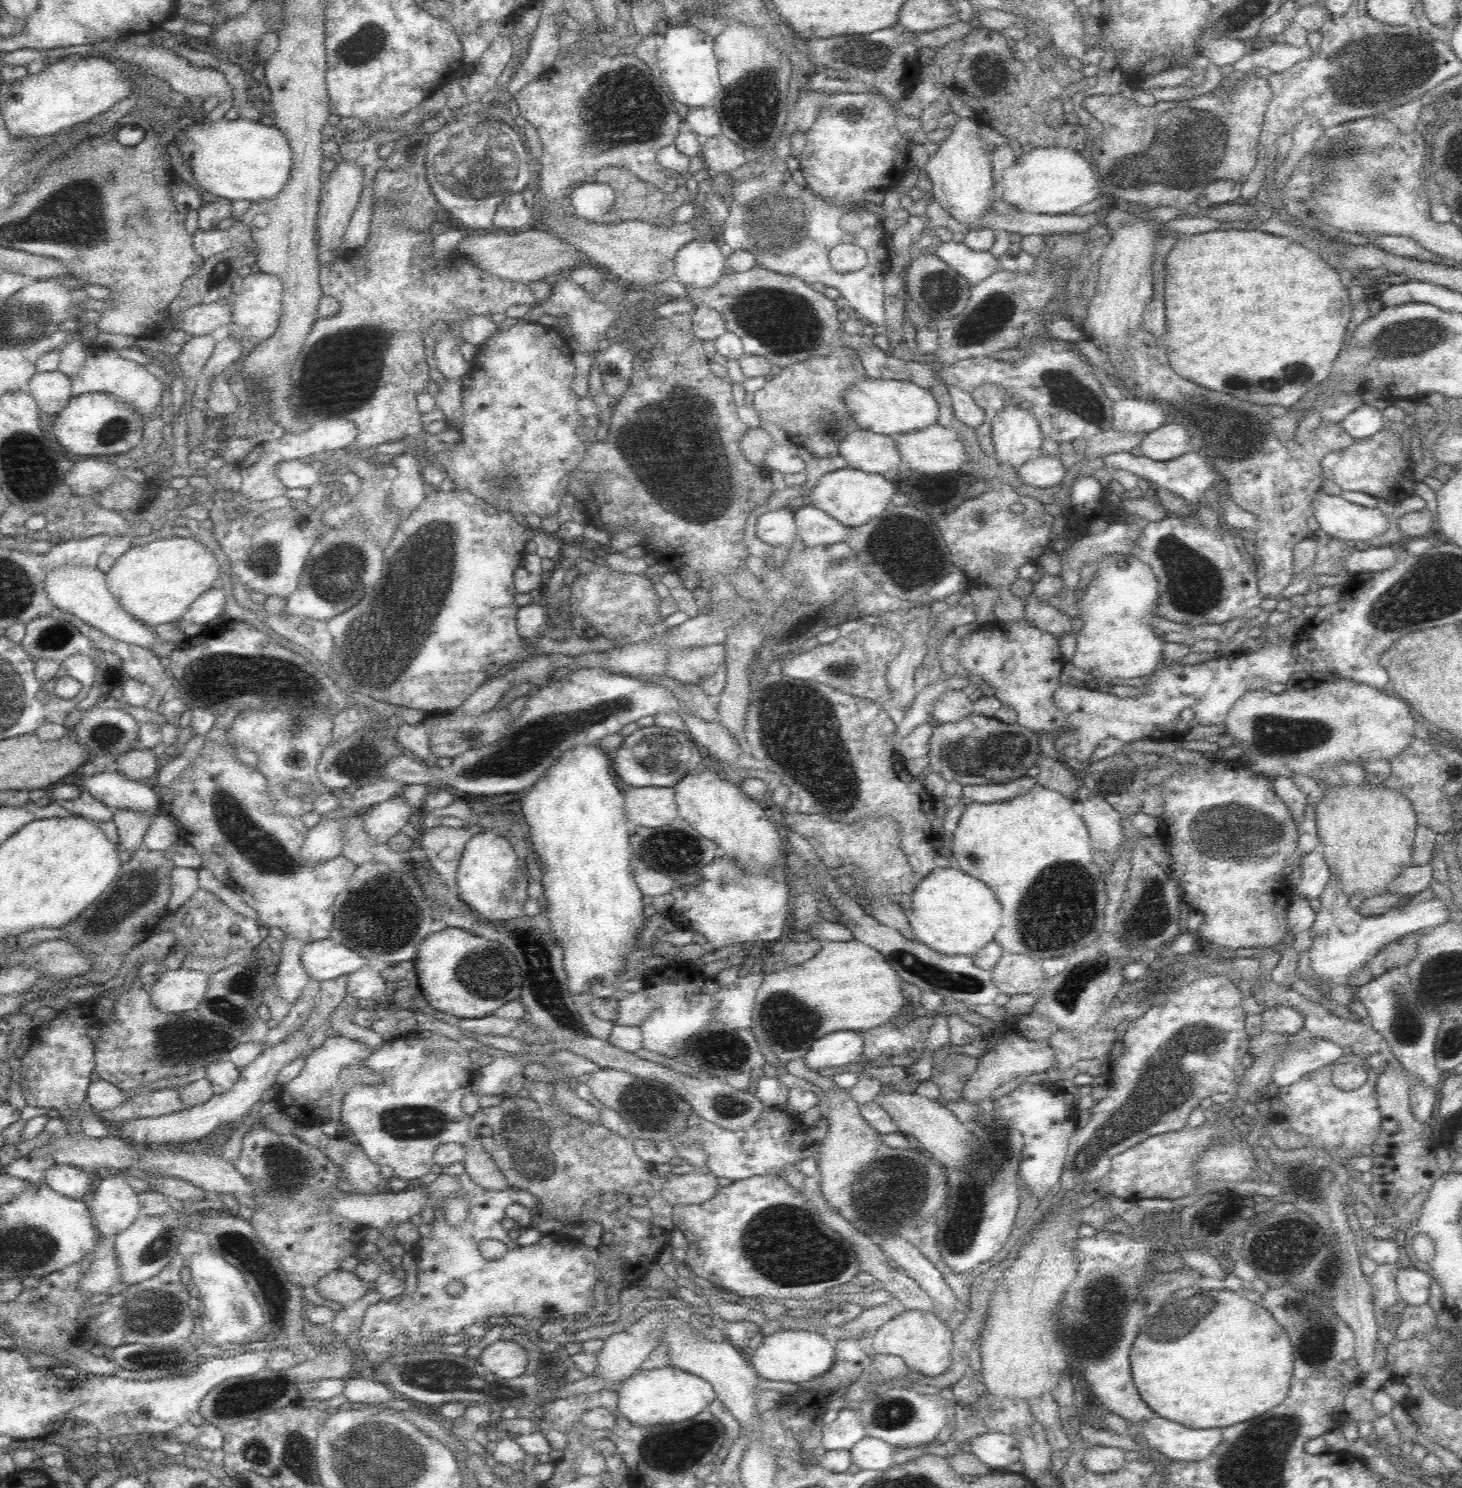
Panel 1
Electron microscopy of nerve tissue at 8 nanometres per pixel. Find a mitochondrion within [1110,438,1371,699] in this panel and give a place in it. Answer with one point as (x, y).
(1195, 590)

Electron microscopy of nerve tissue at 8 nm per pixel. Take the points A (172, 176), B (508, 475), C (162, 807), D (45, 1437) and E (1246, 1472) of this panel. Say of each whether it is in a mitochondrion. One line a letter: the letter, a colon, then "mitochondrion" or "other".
A: other
B: mitochondrion
C: other
D: other
E: mitochondrion

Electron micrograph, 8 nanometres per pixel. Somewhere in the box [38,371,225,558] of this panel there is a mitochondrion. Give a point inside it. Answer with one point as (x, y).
(115, 431)

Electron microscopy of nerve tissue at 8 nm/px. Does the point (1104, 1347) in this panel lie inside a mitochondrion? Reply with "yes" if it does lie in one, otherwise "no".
yes

